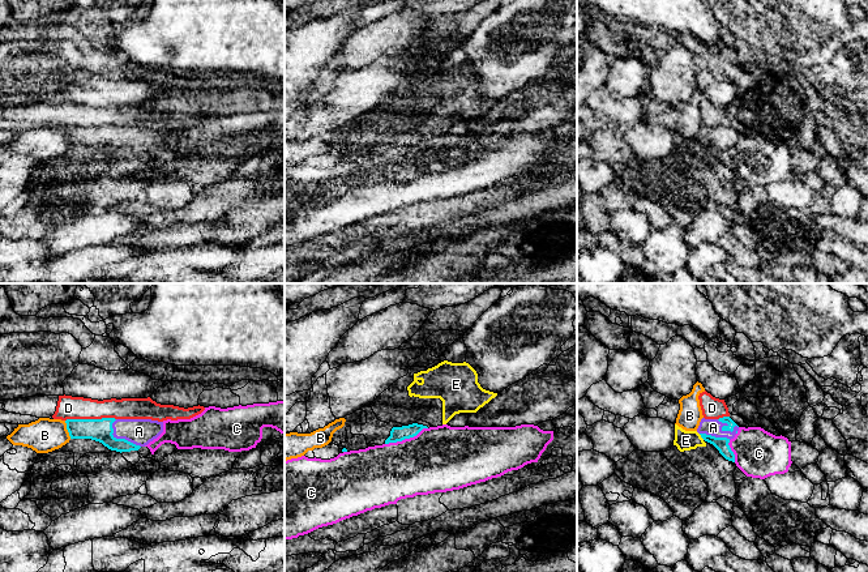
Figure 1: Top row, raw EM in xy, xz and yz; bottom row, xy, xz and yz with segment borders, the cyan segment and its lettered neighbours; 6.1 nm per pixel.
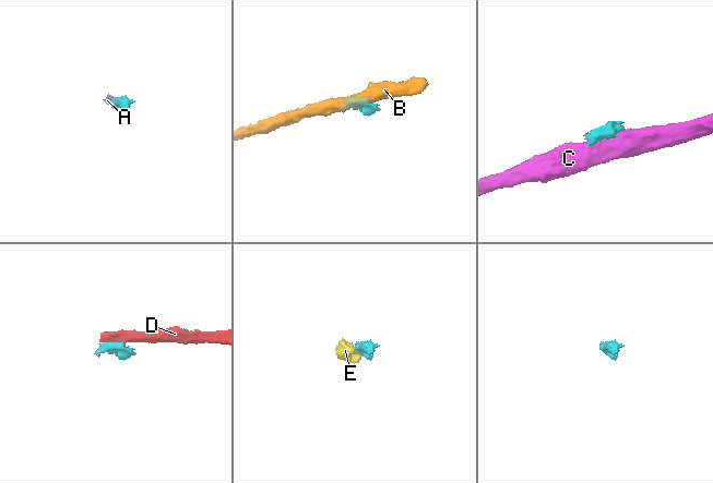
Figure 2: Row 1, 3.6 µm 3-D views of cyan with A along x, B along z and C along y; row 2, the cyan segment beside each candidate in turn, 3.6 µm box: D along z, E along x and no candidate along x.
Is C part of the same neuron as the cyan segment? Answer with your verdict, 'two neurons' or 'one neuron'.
two neurons

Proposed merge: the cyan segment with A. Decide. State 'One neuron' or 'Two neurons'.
One neuron

